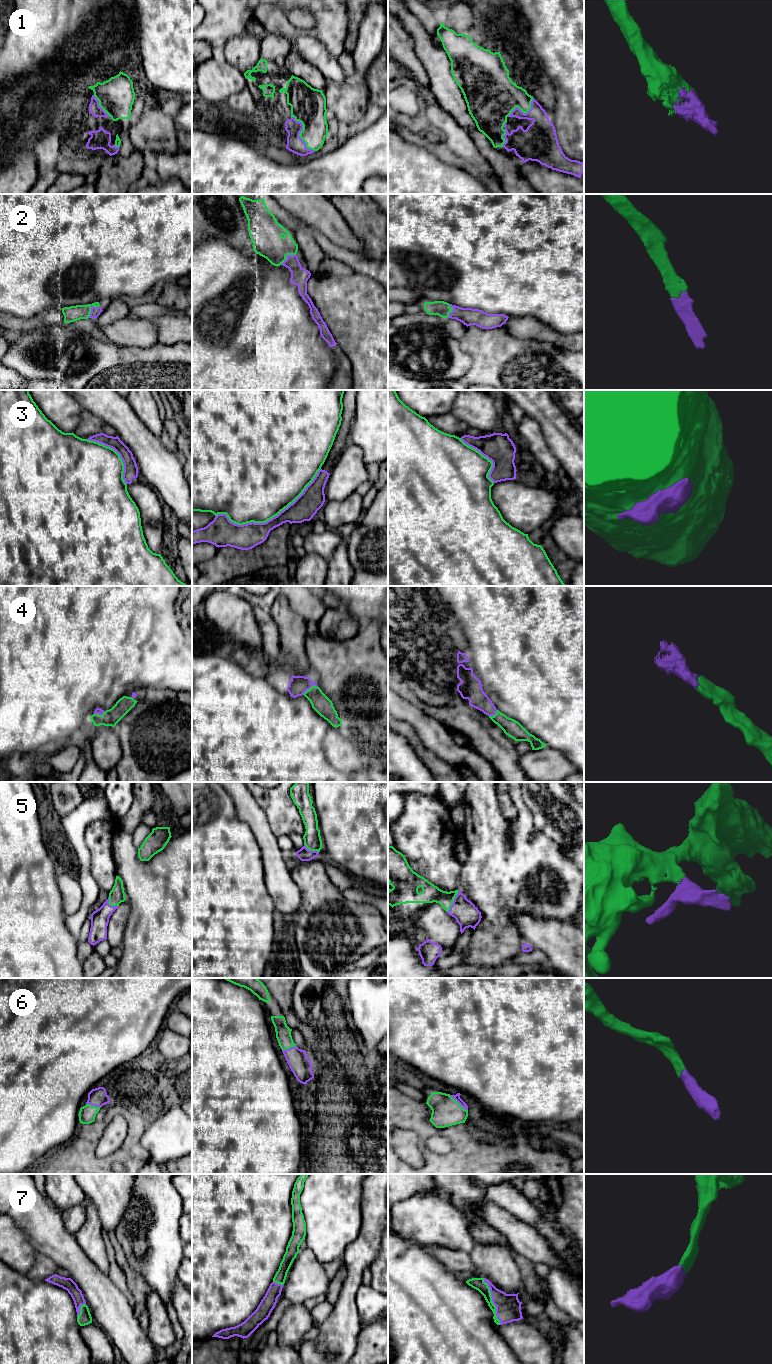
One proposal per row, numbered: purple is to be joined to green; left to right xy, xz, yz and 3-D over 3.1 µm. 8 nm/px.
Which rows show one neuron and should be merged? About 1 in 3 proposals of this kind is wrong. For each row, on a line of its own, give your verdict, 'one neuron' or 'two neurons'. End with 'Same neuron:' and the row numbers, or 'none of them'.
1: one neuron
2: one neuron
3: two neurons
4: one neuron
5: one neuron
6: one neuron
7: one neuron
Same neuron: 1, 2, 4, 5, 6, 7

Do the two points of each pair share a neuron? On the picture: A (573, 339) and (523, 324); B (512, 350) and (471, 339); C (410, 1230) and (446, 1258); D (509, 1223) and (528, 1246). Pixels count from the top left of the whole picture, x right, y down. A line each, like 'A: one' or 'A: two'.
A: one
B: one
C: two
D: one

